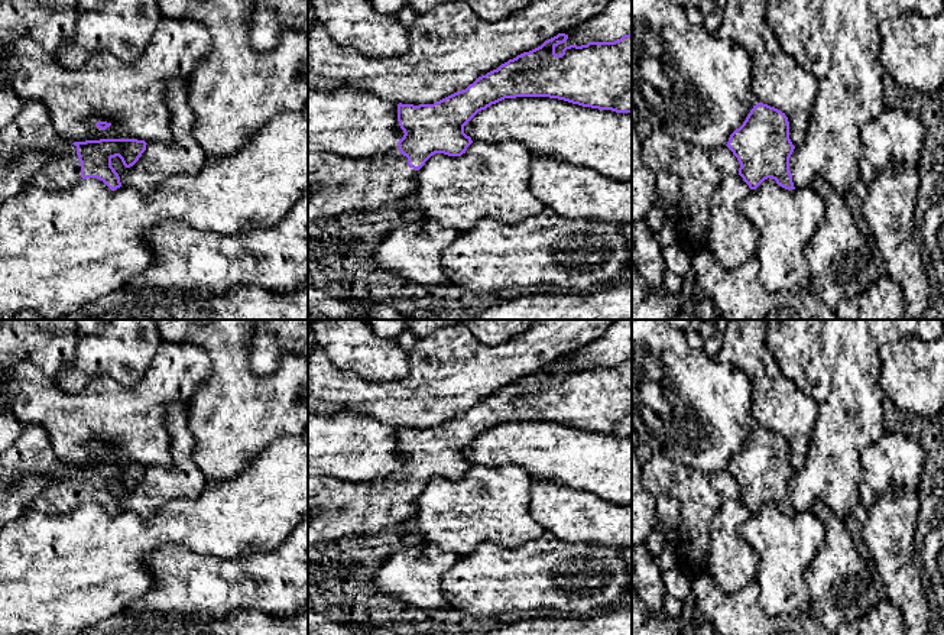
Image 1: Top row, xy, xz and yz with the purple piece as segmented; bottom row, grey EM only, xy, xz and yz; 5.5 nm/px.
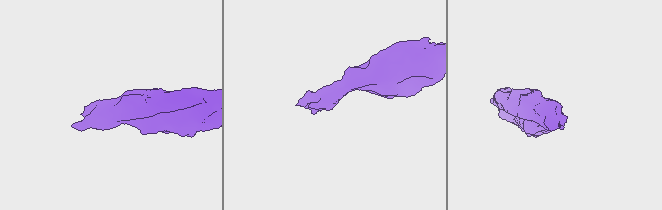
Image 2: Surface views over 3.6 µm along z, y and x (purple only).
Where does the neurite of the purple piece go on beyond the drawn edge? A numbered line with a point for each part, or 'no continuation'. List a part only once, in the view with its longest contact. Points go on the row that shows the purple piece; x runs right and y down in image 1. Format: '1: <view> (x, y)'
1: xy (31, 129)

